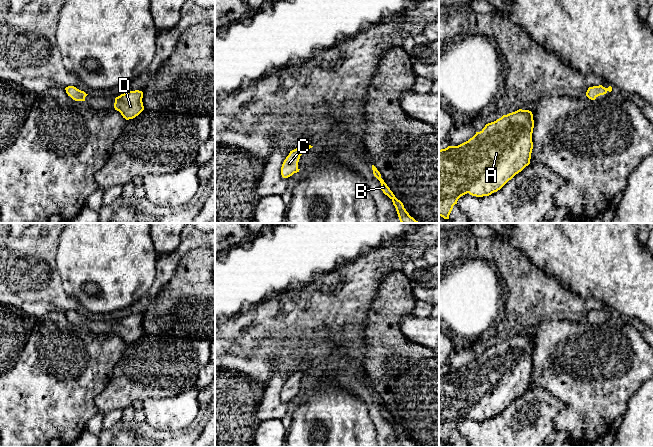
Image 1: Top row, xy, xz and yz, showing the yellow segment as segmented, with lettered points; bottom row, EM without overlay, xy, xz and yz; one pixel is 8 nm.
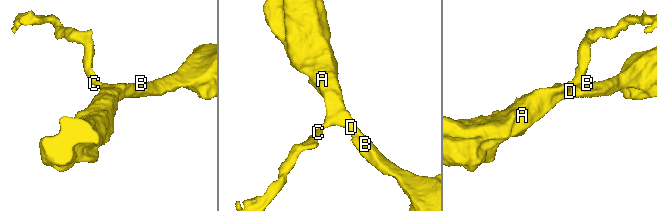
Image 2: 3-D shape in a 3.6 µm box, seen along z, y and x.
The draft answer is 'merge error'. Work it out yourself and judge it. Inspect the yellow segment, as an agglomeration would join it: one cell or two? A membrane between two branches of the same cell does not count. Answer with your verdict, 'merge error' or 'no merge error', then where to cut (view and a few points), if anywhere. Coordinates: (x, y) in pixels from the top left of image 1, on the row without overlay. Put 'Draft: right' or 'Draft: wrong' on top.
Draft: wrong
no merge error | no cut

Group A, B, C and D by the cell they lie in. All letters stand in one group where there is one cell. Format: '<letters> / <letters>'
A B C D

